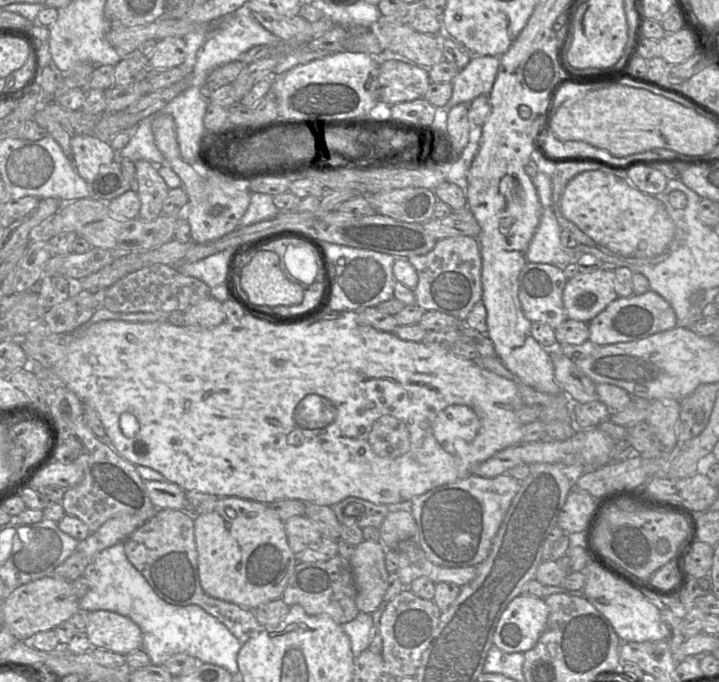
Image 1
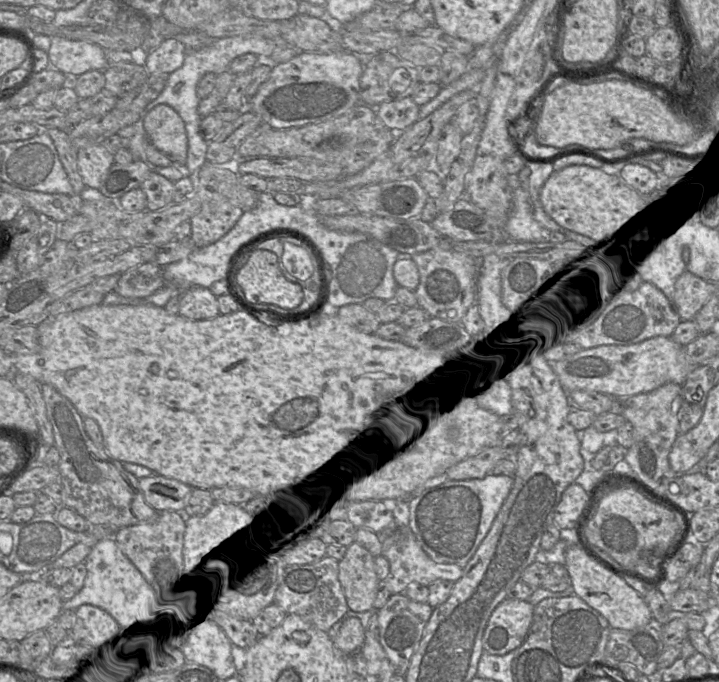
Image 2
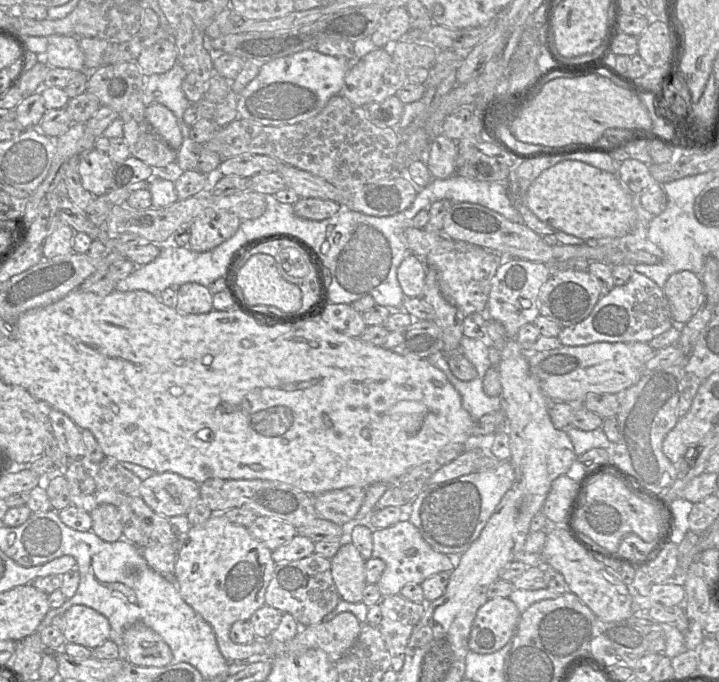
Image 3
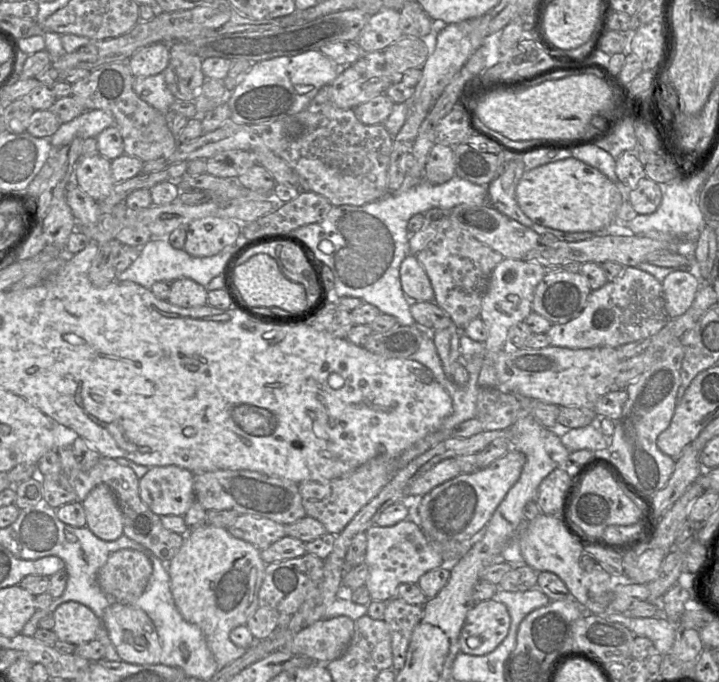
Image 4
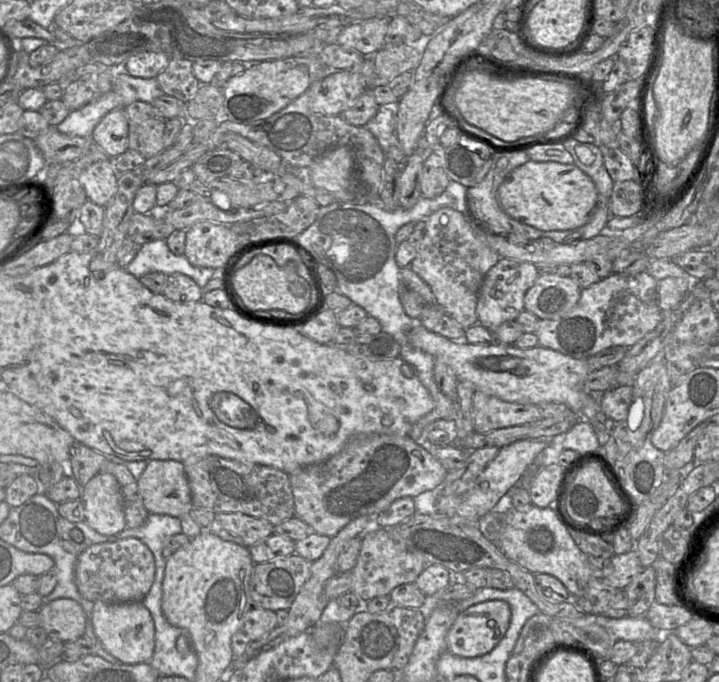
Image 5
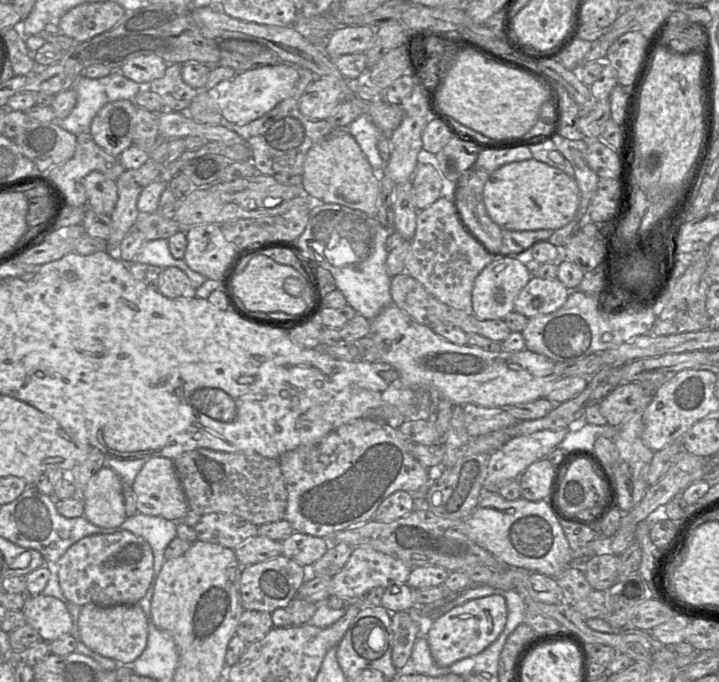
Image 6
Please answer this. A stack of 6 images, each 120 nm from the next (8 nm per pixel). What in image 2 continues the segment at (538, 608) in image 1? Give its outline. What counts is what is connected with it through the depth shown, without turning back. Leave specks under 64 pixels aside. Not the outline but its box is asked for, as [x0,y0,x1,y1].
[482,598,534,655]

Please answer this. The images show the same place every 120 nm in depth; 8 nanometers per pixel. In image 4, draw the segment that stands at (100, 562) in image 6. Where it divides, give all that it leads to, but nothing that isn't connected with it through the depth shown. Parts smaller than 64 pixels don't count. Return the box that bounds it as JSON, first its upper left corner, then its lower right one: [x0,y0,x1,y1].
[98,549,152,604]

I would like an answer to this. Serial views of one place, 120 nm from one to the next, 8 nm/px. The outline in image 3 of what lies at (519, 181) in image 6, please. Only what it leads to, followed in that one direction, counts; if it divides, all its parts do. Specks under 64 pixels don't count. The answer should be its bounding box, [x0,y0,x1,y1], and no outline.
[524,160,636,239]

